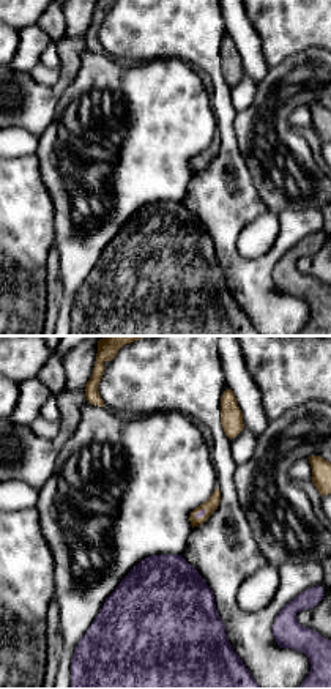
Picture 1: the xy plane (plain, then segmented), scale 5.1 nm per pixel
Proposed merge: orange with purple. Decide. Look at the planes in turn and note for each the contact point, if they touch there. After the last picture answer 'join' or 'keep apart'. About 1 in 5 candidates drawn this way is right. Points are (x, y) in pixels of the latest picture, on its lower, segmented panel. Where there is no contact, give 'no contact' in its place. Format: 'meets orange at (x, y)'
meets orange at (199, 511)

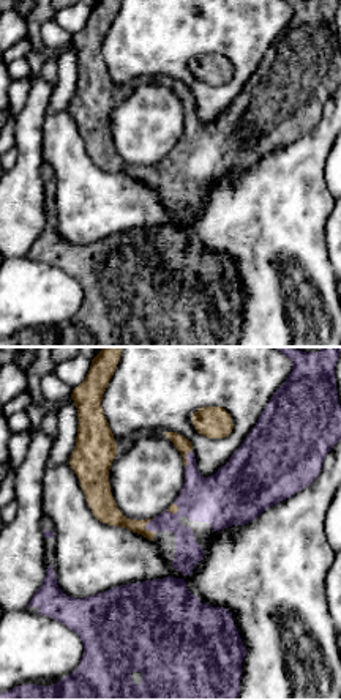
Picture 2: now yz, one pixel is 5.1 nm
meets orange at (147, 522)

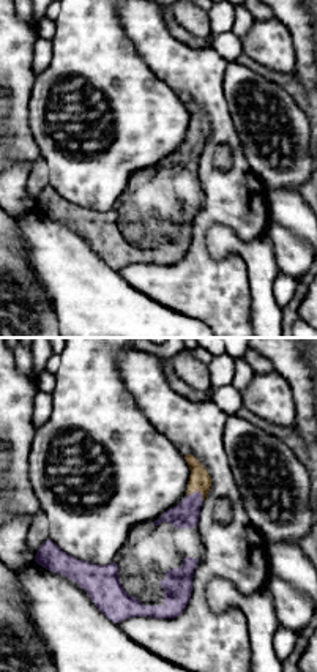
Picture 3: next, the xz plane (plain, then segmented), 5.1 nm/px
meets orange at (197, 489)

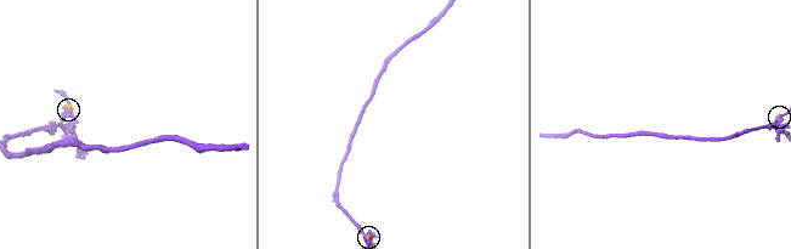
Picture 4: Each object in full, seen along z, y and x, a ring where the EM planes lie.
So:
join

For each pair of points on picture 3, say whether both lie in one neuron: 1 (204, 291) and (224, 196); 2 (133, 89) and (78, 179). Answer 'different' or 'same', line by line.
1: same
2: same

